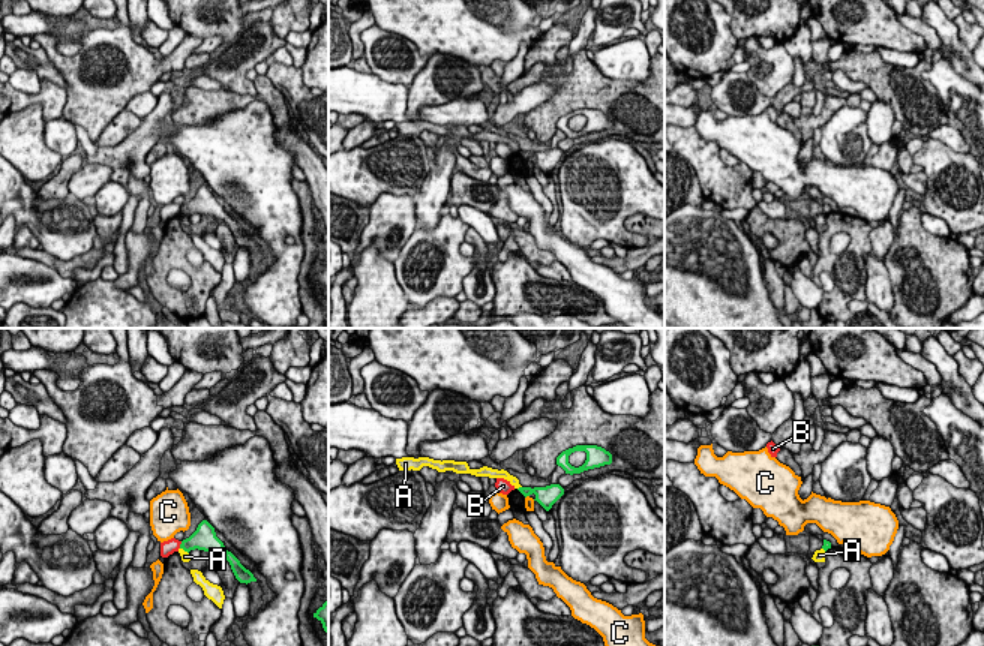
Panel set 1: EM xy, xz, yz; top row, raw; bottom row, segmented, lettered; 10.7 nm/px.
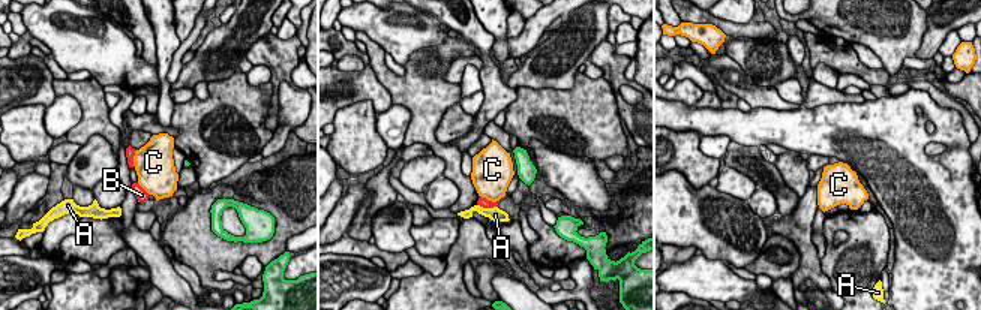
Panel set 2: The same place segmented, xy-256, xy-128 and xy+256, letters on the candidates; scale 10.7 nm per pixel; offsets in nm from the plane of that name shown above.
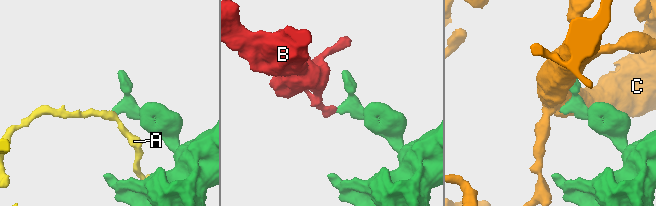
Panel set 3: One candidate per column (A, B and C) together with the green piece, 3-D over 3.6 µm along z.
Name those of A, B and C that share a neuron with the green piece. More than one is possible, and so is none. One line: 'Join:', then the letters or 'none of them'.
Join: none of them

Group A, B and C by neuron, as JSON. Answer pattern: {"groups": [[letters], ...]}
{"groups": [["A"], ["B"], ["C"]]}

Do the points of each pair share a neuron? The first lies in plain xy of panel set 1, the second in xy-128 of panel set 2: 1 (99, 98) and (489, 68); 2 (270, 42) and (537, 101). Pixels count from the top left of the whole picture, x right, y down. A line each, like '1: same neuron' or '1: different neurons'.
1: different neurons
2: different neurons

